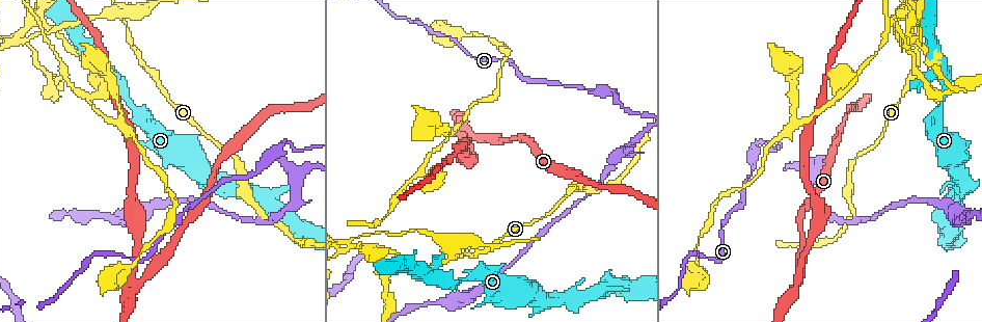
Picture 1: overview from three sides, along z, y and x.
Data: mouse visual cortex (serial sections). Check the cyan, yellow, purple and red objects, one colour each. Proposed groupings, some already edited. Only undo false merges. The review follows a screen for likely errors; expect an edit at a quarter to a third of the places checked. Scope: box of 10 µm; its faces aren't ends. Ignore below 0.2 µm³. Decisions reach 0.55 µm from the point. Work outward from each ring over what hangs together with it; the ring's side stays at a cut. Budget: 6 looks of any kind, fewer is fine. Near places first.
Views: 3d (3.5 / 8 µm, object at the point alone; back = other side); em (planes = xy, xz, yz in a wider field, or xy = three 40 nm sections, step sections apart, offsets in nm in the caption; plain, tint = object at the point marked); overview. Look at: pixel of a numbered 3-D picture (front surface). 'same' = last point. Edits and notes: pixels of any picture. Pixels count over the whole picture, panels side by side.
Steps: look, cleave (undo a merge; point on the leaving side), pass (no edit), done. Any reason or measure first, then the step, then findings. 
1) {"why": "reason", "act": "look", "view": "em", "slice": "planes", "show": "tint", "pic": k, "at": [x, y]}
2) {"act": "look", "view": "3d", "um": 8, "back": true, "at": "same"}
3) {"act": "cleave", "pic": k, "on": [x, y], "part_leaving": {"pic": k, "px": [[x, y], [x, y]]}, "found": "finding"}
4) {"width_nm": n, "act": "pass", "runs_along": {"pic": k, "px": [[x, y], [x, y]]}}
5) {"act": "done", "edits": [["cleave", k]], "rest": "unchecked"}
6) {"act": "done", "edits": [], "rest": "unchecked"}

{"why": "three-way junction", "act": "look", "view": "3d", "um": 3.5, "pic": 1, "at": [797, 284]}

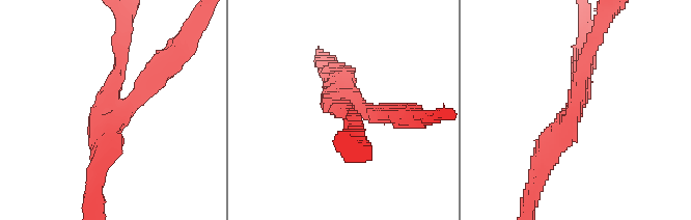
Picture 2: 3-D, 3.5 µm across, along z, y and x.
{"arms": 3, "arm_widths_nm": [200, 350, 350], "why": "shape alone is not enough", "act": "look", "view": "em", "slice": "xy", "step": 1, "show": "tint", "pic": 2, "at": [577, 106]}

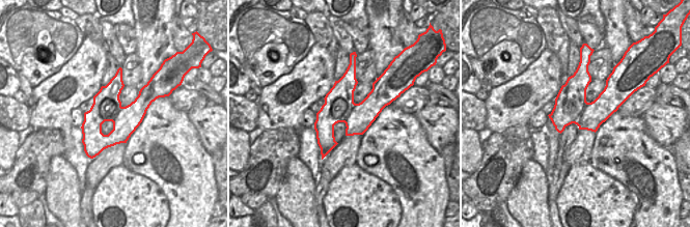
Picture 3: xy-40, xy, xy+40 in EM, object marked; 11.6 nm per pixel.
{"act": "pass", "runs_along": {"pic": 3, "px": [[351, 67], [325, 121], [324, 151]]}, "found": "all the same cell"}

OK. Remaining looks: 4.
{"why": "a narrow waist", "act": "look", "view": "3d", "um": 3.5, "pic": 1, "at": [776, 148]}

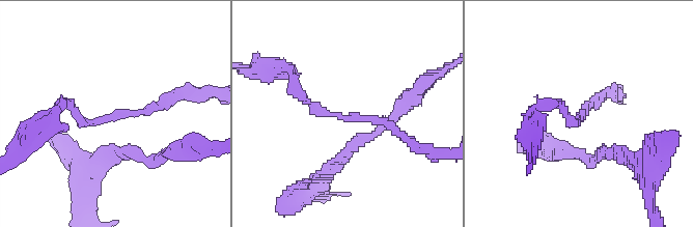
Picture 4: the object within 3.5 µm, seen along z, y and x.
{"why": "need the tissue", "act": "look", "view": "em", "slice": "xy", "step": 2, "show": "tint", "pic": 4, "at": [580, 118]}

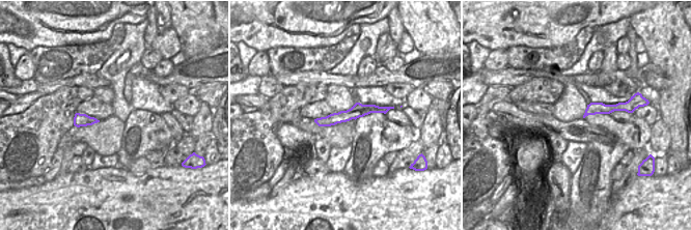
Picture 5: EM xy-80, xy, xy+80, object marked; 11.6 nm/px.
{"act": "pass", "runs_along": {"pic": 4, "px": [[292, 79], [316, 110], [375, 123]]}, "found": "continuous, no second cell"}

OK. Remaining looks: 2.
{"why": "sharp bend", "act": "look", "view": "3d", "um": 3.5, "pic": 1, "at": [453, 259]}

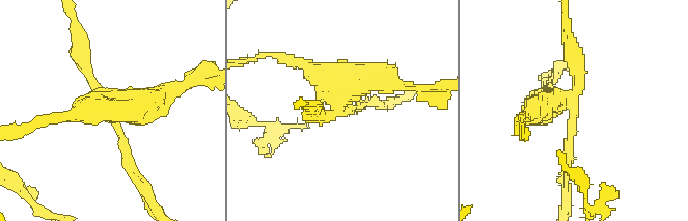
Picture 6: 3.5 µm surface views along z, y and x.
{"why": "need the tissue", "act": "look", "view": "em", "slice": "planes", "show": "tint", "pic": 6, "at": [573, 116]}

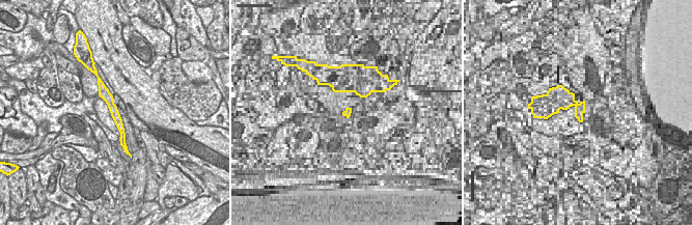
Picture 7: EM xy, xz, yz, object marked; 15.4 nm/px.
{"act": "cleave", "pic": 6, "on": [537, 97], "part_leaving": {"pic": 6, "px": [[568, 104], [549, 101], [517, 120]]}, "found": "a second cell is stuck on"}

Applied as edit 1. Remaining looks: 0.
{"act": "done", "edits": [["cleave", 6]], "rest": "unchecked"}

